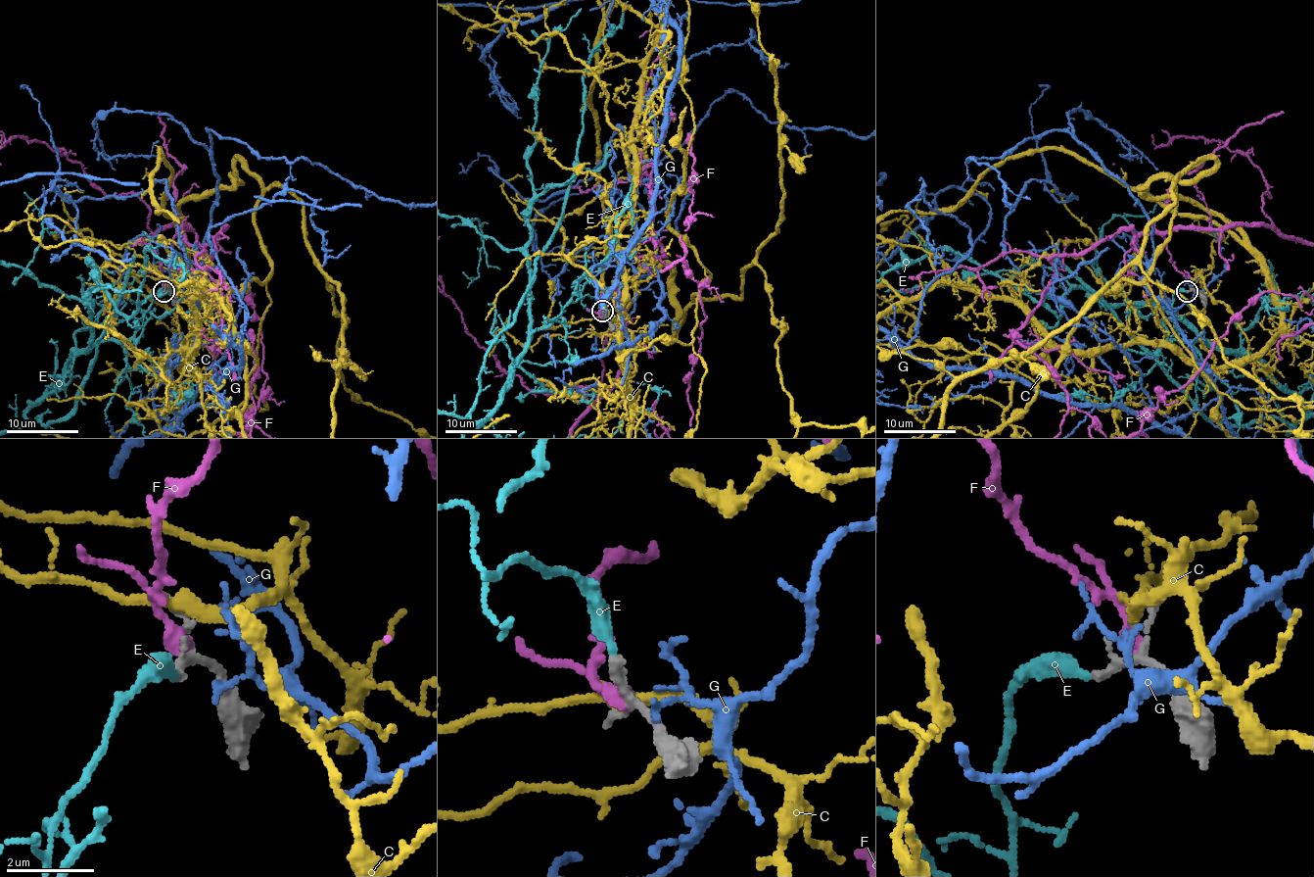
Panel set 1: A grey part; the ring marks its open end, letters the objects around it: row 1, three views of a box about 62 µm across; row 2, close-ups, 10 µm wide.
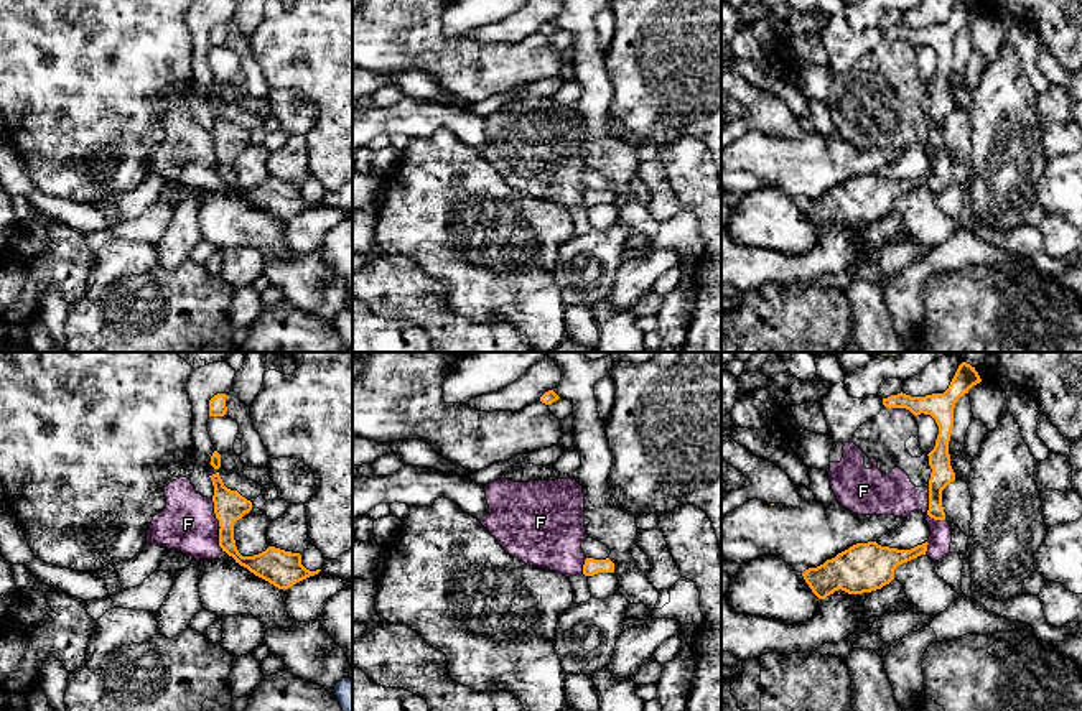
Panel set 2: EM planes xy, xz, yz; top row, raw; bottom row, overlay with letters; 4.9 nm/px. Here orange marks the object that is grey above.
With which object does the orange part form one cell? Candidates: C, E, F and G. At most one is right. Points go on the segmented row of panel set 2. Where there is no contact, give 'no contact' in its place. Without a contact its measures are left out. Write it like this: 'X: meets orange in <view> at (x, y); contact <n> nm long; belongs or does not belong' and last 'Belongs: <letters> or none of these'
C: no contact; does not belong
E: no contact; belongs
F: meets orange in yz at (929, 509); contact 190 nm long; does not belong
G: no contact; does not belong
Belongs: E

